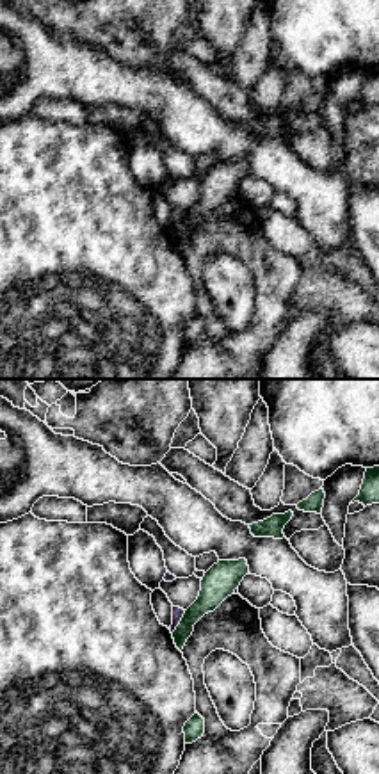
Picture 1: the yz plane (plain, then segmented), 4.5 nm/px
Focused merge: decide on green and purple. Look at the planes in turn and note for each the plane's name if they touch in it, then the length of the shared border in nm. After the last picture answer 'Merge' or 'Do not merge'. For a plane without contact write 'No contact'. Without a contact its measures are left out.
Touches green in yz. Shared border 120 nm

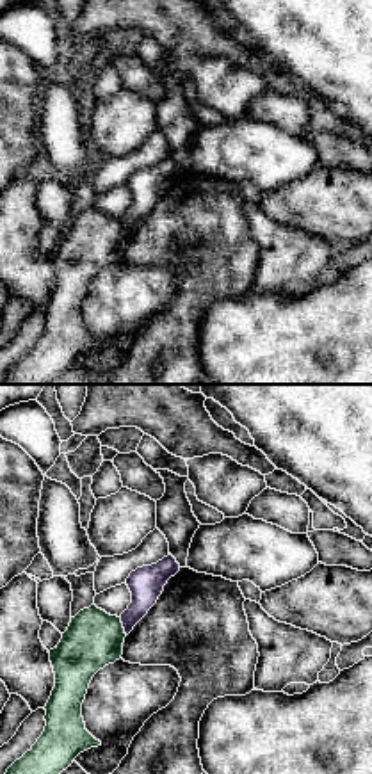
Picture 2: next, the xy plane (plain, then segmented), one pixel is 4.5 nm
Touches green in xy. Shared border 90 nm

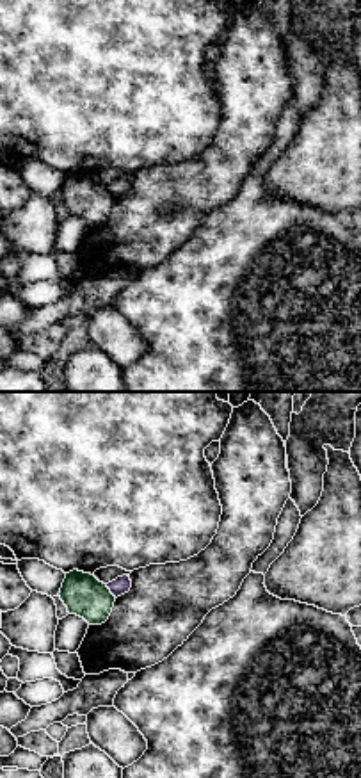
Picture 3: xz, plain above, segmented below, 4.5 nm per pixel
Touches green in xz. Shared border 80 nm

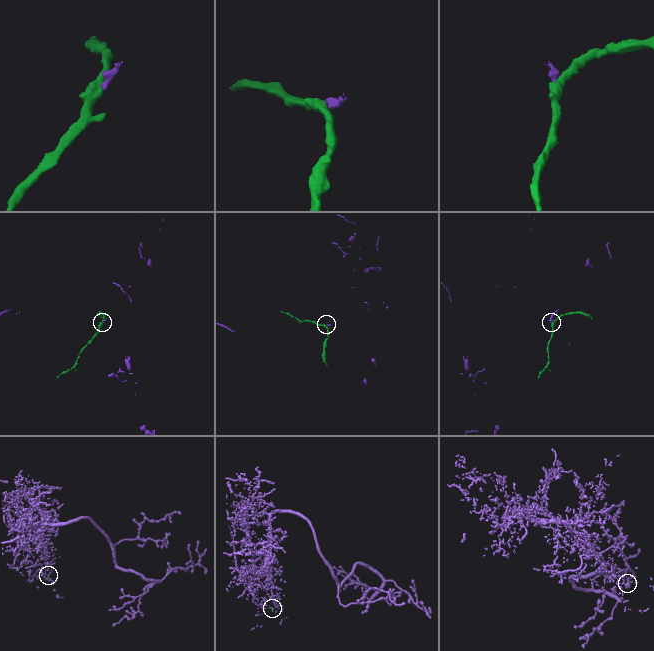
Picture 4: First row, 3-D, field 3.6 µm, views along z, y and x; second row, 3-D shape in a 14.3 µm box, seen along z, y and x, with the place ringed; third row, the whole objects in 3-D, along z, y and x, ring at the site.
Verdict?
Do not merge

